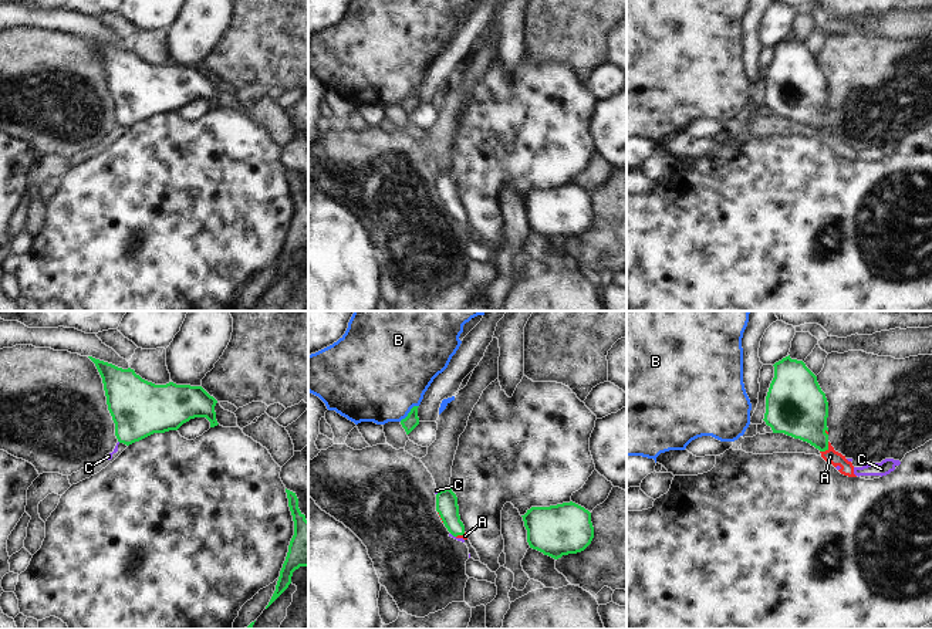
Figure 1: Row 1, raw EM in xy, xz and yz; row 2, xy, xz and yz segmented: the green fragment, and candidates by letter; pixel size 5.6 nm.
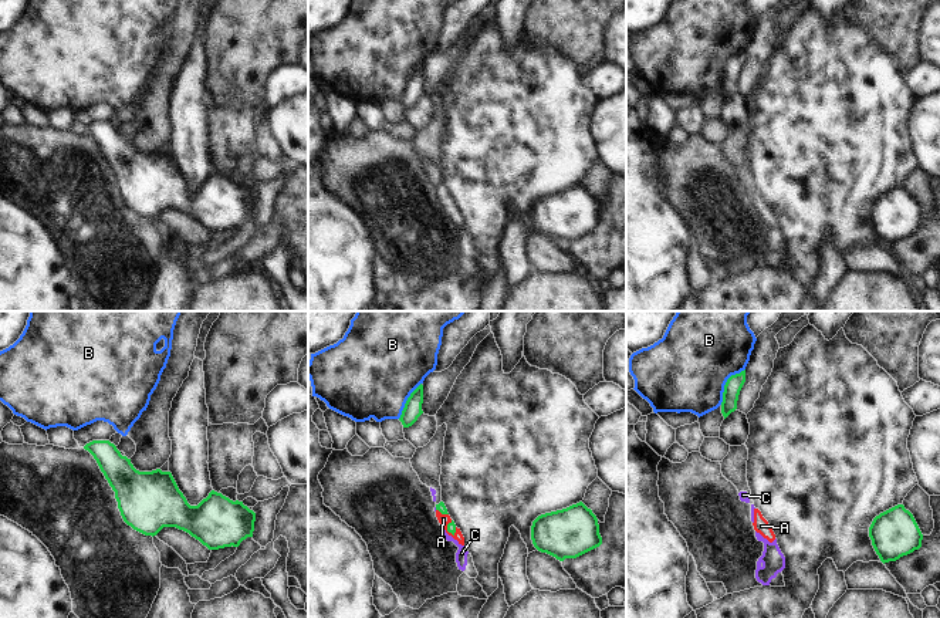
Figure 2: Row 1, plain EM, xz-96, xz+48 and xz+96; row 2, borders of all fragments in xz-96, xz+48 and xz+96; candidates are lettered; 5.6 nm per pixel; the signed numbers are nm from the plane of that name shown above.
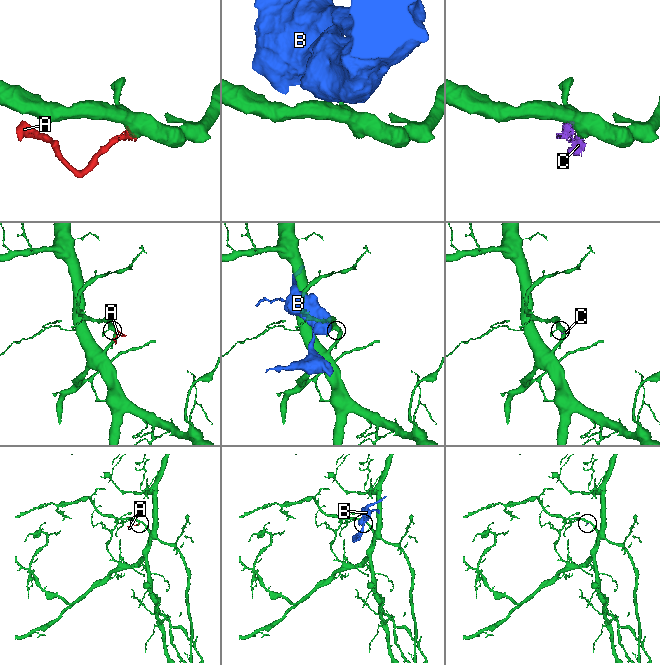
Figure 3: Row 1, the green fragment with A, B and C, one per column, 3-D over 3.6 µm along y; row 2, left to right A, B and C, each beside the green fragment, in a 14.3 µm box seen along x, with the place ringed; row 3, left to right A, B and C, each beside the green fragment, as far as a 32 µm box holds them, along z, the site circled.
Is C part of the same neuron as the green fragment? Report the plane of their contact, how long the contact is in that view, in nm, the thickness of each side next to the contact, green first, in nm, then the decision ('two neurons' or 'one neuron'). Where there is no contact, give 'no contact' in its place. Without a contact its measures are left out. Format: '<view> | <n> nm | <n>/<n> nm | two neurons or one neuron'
xz | 40 nm | 130/20 nm | two neurons

